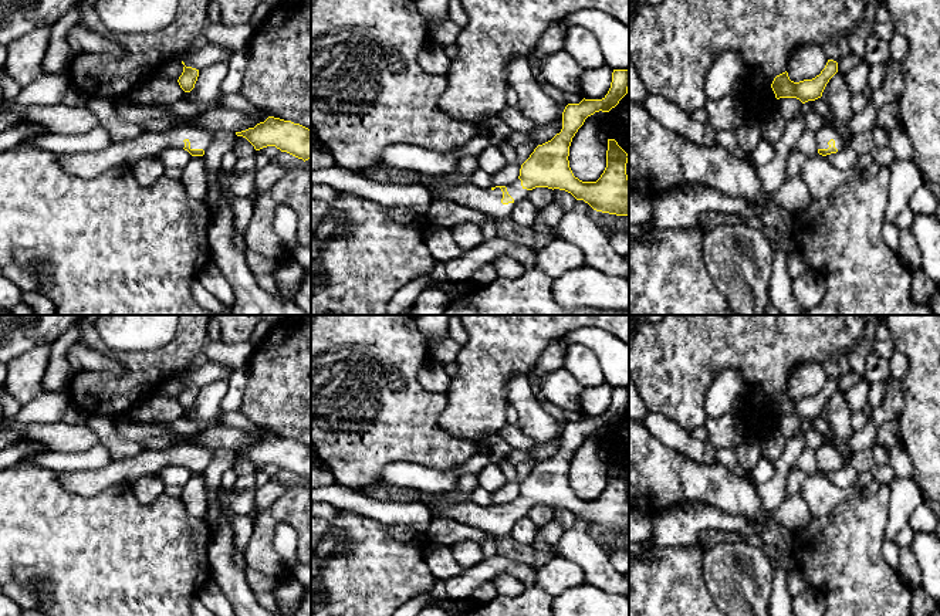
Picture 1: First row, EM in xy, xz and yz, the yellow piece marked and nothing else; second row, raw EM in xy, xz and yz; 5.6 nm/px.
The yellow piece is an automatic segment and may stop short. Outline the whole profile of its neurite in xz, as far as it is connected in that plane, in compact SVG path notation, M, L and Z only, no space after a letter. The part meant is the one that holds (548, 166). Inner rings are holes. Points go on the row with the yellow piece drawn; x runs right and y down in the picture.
M613 70L611 88L602 99L584 98L579 104L568 104L562 112L561 132L534 149L521 165L518 179L508 186L444 185L413 170L410 185L423 186L435 200L454 202L494 220L510 217L515 203L527 199L535 187L565 190L596 211L629 217L629 155L615 139L608 139L606 167L596 182L575 177L568 160L572 138L585 119L599 111L609 112L628 94L628 88L629 70Z

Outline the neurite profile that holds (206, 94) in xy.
M217 62L199 71L195 88L186 92L186 99L197 105L197 114L202 115L216 105L222 98L220 85L227 74L227 64Z

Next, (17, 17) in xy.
M0 0L0 45L35 28L53 27L80 0Z

